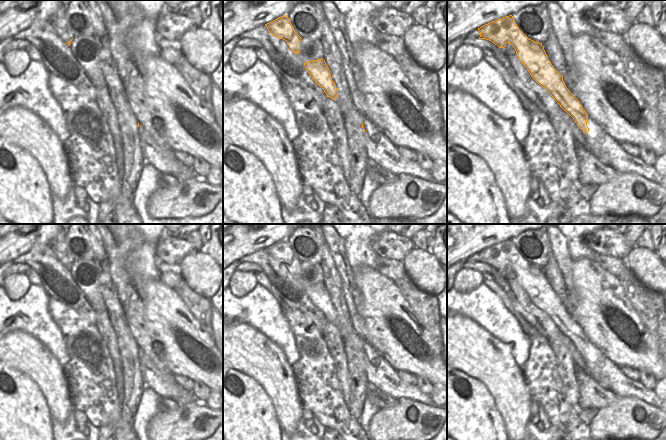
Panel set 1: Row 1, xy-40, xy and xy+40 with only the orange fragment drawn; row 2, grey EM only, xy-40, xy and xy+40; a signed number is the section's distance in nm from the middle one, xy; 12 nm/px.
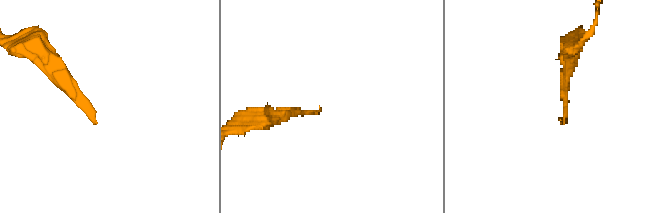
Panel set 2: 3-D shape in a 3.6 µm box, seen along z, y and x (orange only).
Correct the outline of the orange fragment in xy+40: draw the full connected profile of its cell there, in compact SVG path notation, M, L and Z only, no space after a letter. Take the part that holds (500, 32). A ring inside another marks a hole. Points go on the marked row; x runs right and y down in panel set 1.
M512 15L485 24L478 31L479 39L489 40L499 48L504 48L507 43L513 46L531 77L551 94L583 131L589 151L601 163L611 166L618 173L637 173L666 187L666 176L660 175L655 167L645 164L640 157L627 154L620 143L588 117L579 100L566 87L562 75L551 64L542 43L529 39L519 29Z

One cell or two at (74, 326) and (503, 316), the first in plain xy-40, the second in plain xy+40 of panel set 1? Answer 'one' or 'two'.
two

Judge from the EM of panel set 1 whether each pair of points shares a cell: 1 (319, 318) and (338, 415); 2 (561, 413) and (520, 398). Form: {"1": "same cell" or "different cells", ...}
{"1": "different cells", "2": "different cells"}

